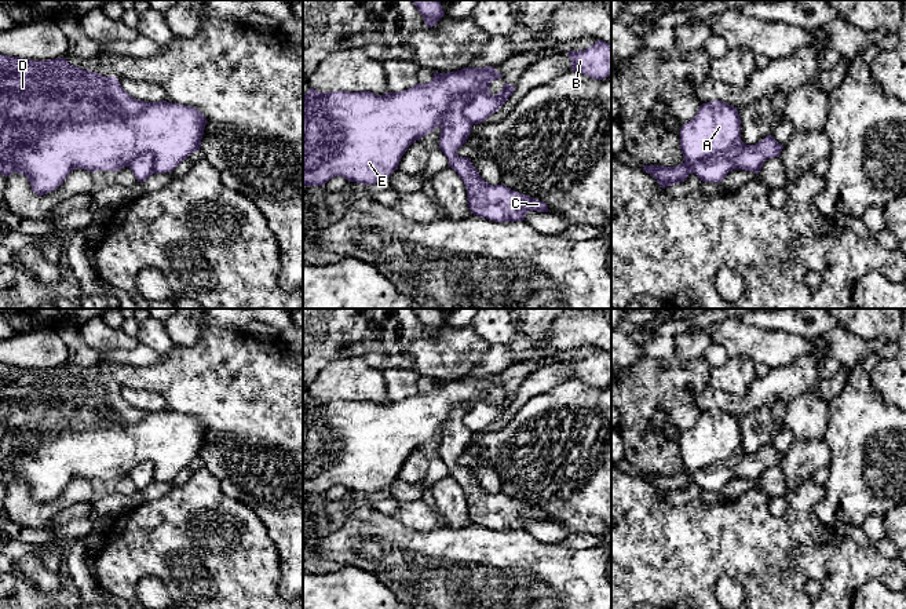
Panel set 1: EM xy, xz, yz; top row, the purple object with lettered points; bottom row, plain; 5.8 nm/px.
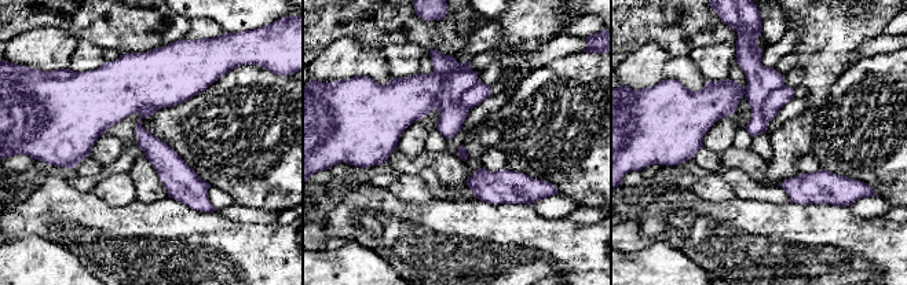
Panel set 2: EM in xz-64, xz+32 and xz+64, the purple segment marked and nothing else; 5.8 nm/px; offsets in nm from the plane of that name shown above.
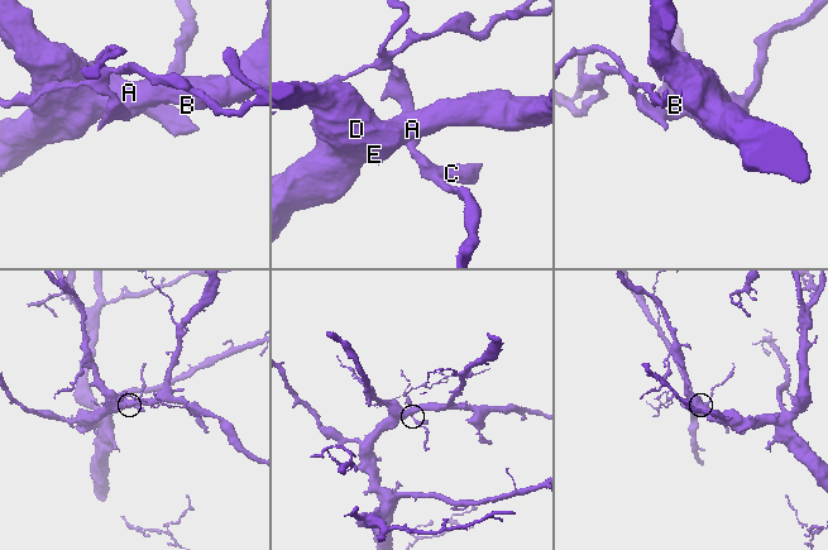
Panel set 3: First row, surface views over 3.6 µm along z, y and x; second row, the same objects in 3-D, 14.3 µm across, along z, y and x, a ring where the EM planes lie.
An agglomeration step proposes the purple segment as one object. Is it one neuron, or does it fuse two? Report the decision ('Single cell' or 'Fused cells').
Fused cells

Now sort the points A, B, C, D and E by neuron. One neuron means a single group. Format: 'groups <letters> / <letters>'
groups A B D E / C

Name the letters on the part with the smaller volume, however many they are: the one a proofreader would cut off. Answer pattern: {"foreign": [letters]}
{"foreign": ["C"]}

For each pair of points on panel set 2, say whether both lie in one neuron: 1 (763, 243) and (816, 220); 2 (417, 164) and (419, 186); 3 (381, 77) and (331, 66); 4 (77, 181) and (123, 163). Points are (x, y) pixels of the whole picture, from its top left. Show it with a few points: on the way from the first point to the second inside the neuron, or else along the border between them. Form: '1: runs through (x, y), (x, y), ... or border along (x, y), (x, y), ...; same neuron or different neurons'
1: runs through (776, 243), (797, 240), (803, 234); same neuron
2: border along (399, 174), (416, 175); different neurons
3: runs through (369, 66), (343, 66); same neuron
4: runs through (88, 181), (97, 179), (112, 170); same neuron

